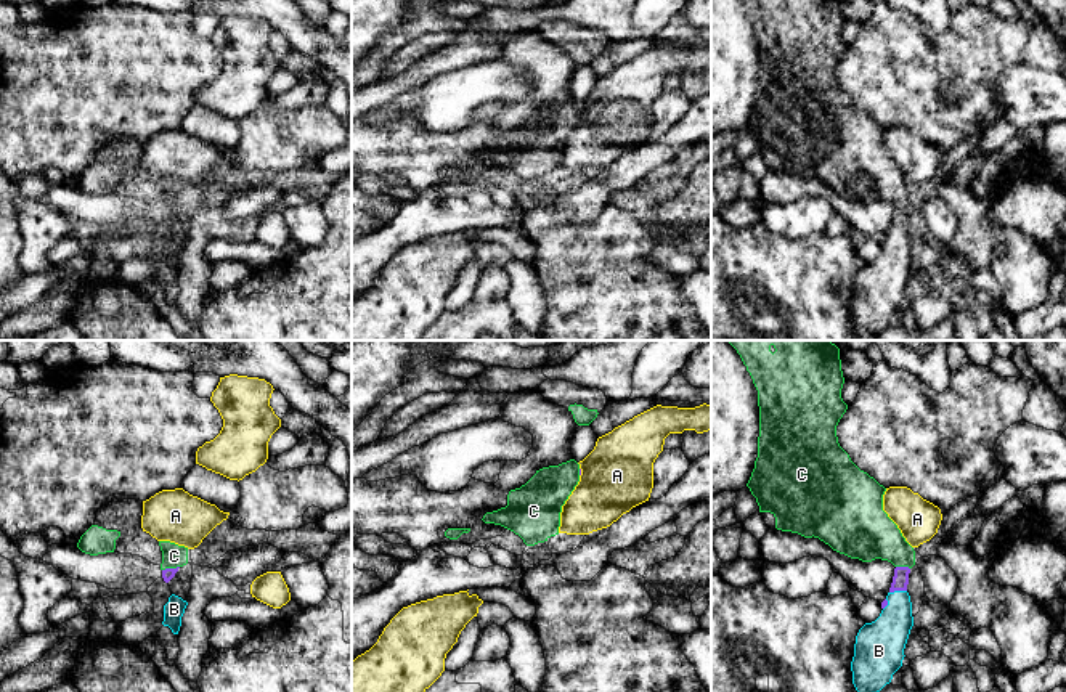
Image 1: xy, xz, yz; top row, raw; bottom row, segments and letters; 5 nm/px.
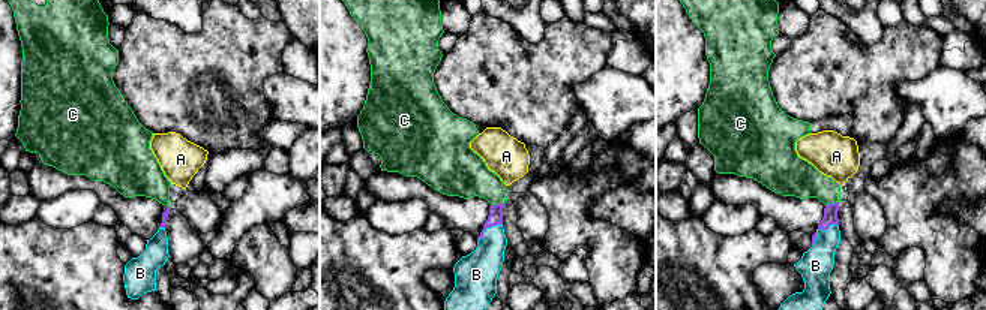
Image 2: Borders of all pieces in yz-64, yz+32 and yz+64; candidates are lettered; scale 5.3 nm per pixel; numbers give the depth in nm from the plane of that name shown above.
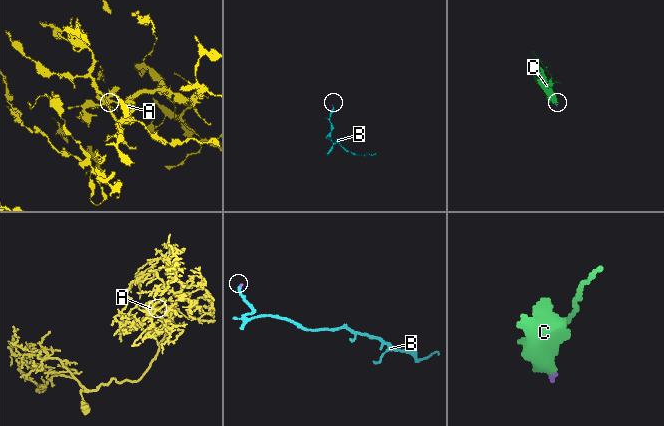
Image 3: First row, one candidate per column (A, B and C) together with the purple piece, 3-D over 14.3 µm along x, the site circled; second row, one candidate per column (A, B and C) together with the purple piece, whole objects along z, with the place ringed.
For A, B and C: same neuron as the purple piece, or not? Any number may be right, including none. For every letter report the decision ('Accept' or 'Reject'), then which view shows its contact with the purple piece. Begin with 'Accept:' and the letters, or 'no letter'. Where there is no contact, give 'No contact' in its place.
Accept: B, C
A: Reject. Touches purple in xz
B: Accept. Touches purple in yz
C: Accept. Touches purple in xy

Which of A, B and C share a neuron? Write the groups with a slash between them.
A / B C

